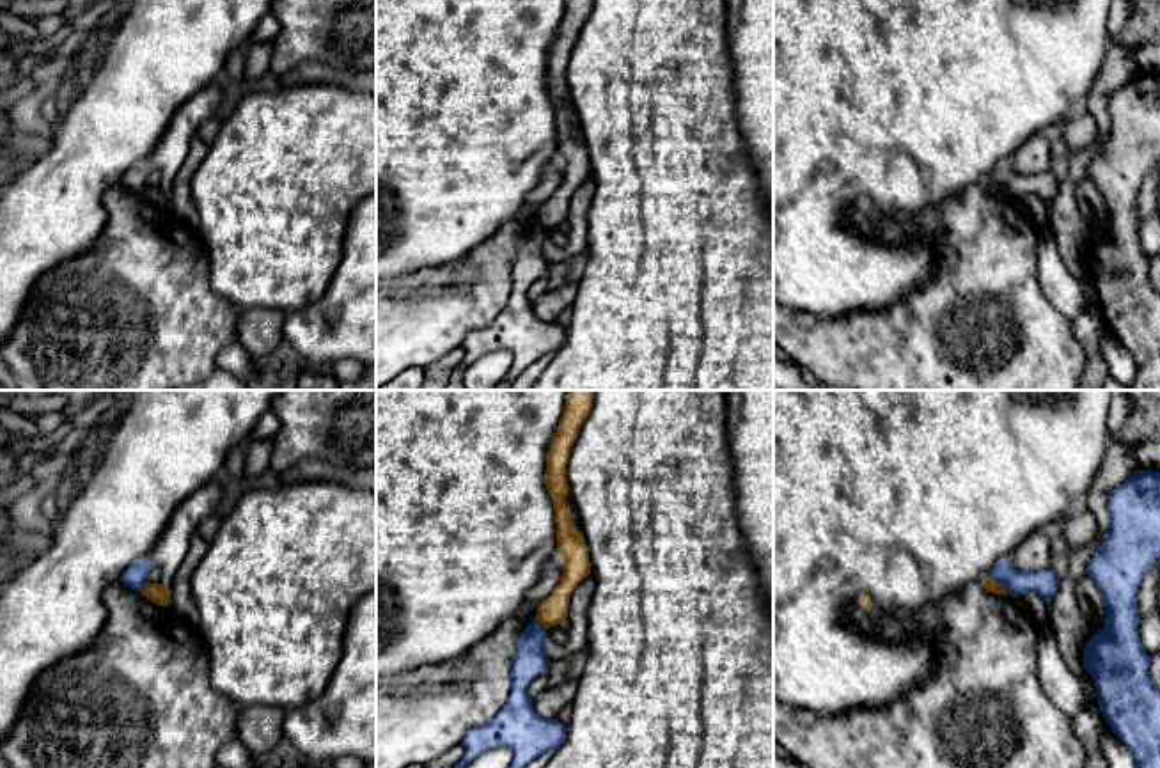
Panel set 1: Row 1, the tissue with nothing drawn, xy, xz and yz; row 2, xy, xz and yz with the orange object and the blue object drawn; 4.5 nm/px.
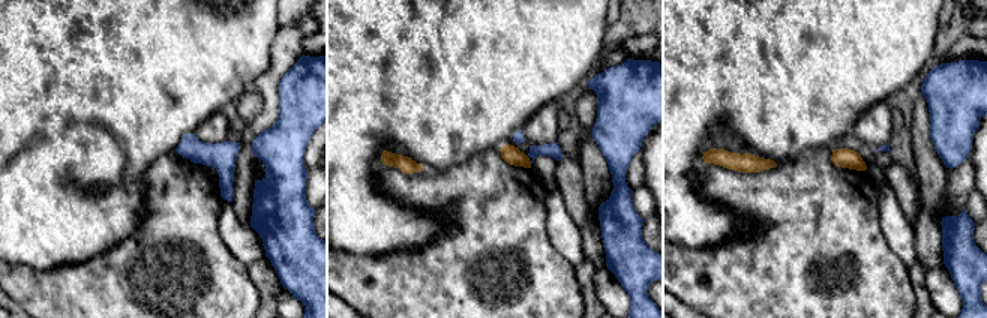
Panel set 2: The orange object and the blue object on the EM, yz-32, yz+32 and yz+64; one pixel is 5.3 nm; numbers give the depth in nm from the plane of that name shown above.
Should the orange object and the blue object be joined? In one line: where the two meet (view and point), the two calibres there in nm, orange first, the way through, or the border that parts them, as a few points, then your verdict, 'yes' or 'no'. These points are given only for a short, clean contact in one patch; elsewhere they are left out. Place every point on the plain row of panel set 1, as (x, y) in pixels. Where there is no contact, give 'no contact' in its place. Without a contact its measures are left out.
contact yz (999, 187); calibres 60 and 120 nm; border yz (990, 178), (1008, 195); no

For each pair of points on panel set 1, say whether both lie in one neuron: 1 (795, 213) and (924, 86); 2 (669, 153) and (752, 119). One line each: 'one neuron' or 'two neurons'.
1: one neuron
2: two neurons

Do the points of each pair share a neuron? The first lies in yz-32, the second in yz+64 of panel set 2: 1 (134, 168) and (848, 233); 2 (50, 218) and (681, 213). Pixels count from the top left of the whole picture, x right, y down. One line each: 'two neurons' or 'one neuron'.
1: two neurons
2: one neuron

